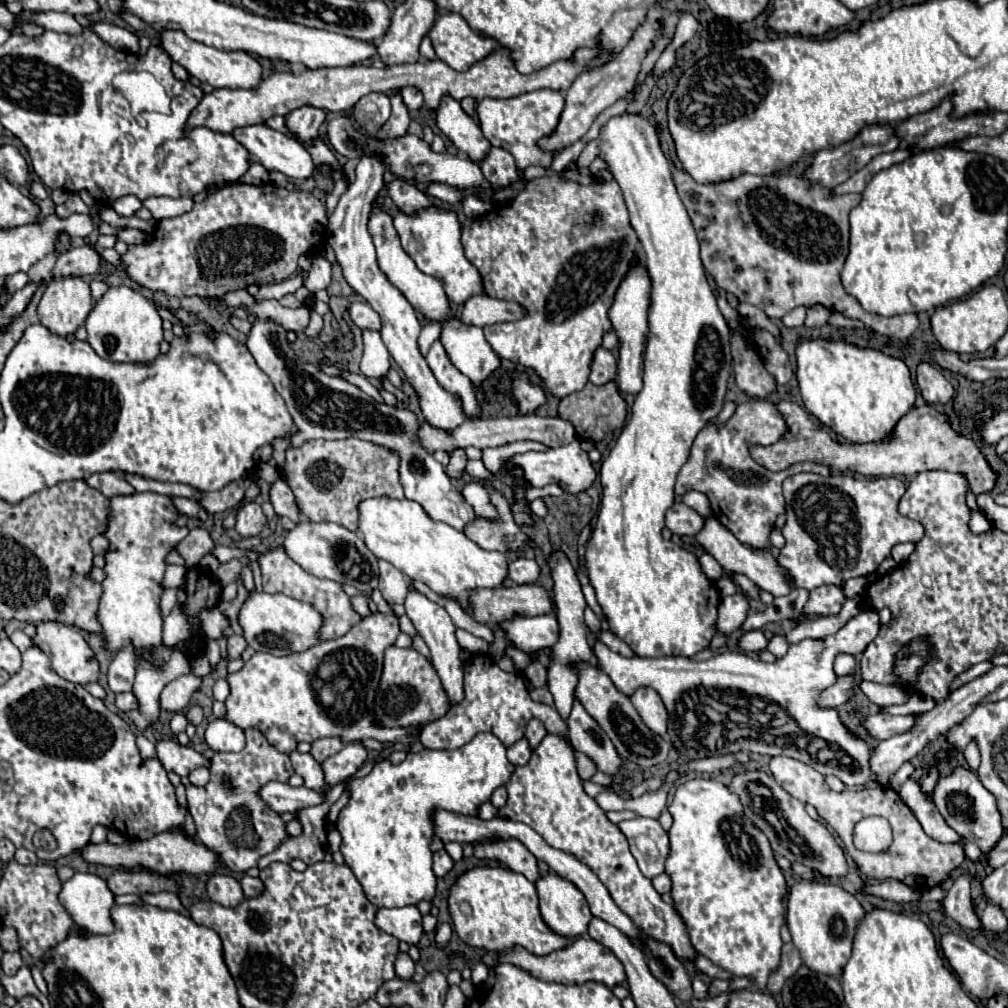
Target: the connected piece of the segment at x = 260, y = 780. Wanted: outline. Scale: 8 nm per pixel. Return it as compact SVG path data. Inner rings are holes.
M257 729L245 731L247 745L241 753L215 753L211 759L211 781L201 789L187 787L187 809L195 821L199 841L217 853L219 861L231 871L249 871L257 861L273 853L289 839L285 821L277 811L267 807L259 791L271 781L287 783L295 773L287 753L277 751Z

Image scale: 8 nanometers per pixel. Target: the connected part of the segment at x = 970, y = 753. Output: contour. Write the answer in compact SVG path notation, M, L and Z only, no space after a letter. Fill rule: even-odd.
M969 743L967 749L963 751L963 755L965 755L969 767L971 767L973 771L977 771L977 769L979 769L979 749L977 749L977 745L975 745L975 743Z

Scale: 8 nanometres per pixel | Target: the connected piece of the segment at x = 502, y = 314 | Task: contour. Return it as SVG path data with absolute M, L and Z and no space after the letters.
M483 293L483 295L473 295L471 299L467 299L467 303L463 305L461 321L465 325L485 327L485 325L501 323L501 321L515 321L523 317L523 313L525 311L517 303L495 299Z

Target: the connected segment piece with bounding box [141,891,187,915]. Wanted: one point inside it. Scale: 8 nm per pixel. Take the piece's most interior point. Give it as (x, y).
(167, 900)

